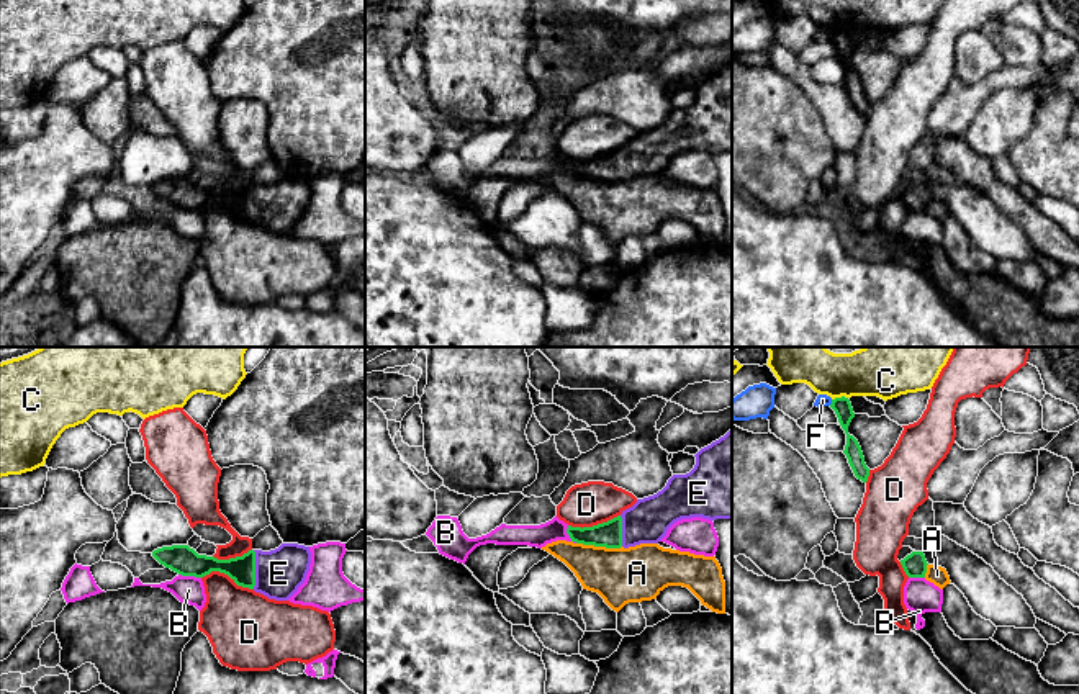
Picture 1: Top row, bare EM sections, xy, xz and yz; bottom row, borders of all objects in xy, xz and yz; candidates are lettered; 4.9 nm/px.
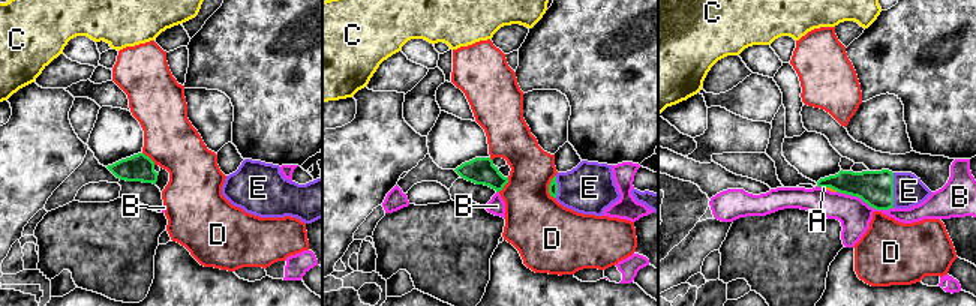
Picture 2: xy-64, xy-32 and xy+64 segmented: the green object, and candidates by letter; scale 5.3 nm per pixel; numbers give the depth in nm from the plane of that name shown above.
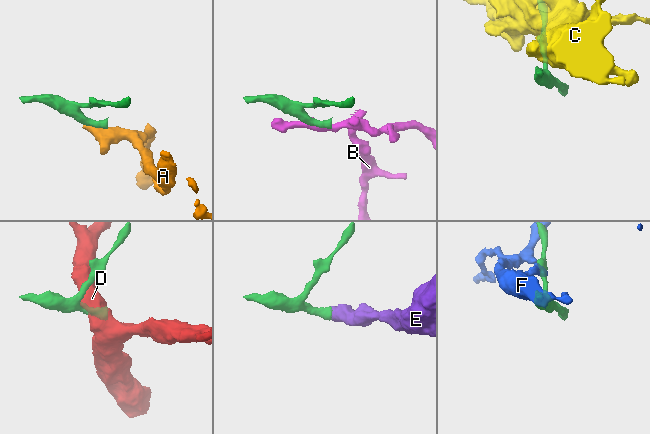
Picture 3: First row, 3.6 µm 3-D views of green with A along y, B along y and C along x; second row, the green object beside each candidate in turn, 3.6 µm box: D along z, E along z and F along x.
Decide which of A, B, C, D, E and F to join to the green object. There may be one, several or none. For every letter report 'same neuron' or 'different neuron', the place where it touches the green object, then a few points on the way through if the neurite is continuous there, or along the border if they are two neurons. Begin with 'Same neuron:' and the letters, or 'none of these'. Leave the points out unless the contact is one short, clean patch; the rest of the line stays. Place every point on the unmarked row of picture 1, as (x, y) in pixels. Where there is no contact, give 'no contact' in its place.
Same neuron: E
A: different neuron; contact xz (600, 179); border xz (577, 175), (621, 180)
B: different neuron; contact xy (190, 208); border xy (179, 207), (200, 211)
C: different neuron; contact yz (839, 31)
D: different neuron; contact xy (228, 208)
E: same neuron; contact xy (254, 203)
F: different neuron; contact yz (832, 36)

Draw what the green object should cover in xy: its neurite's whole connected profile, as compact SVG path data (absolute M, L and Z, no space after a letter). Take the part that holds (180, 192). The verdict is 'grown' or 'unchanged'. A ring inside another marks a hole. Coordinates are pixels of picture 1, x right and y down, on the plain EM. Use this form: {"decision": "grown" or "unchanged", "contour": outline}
{"decision": "grown", "contour": "M282 177L270 185L249 183L242 190L218 193L198 188L188 178L162 180L152 190L182 210L203 211L211 205L228 208L237 219L275 234L288 234L305 216L311 198L309 180Z"}

